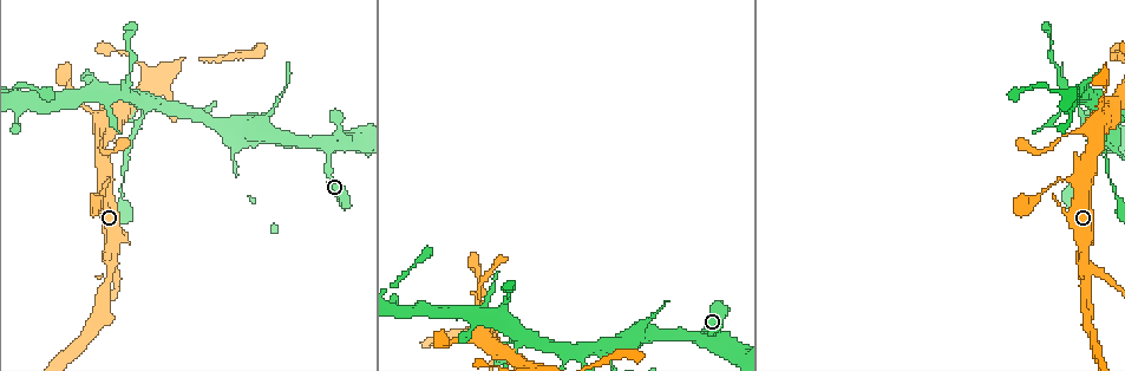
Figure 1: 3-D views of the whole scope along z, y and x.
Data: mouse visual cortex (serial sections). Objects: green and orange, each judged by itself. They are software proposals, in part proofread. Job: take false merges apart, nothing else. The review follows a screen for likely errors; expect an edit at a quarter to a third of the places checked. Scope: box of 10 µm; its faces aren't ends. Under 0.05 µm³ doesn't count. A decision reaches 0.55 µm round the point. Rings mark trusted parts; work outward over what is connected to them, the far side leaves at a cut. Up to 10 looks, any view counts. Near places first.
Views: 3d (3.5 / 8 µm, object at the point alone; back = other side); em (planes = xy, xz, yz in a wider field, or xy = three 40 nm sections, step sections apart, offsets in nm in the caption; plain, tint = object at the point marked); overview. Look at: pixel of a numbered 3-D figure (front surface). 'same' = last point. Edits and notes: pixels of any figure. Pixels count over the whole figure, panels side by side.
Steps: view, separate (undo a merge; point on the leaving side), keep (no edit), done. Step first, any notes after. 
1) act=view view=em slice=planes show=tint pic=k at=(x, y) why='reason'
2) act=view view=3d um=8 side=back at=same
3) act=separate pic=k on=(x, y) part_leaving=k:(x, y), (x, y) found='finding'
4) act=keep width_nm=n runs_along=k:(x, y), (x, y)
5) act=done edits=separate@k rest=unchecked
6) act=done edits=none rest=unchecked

act=view view=3d um=3.5 pic=1 at=(1078, 181) why='sharp bend'

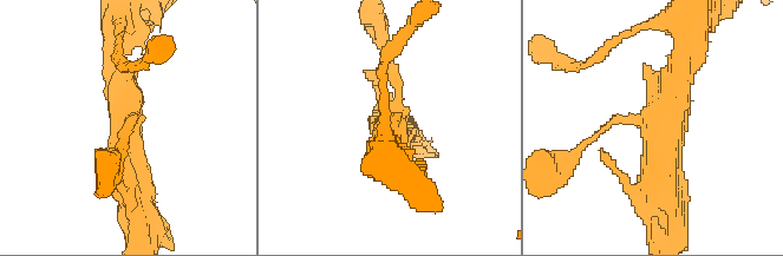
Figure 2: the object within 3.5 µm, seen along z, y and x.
act=view view=em slice=xy step=5 show=tint pic=2 at=(657, 119) why='need the tissue'

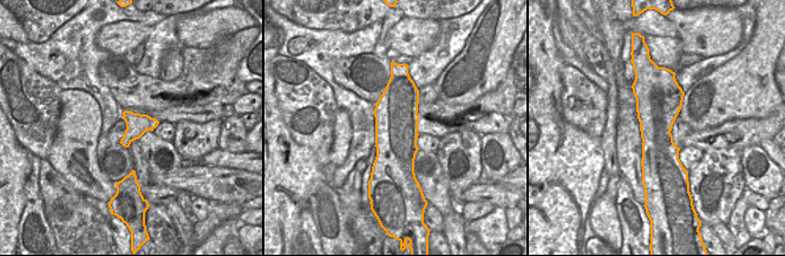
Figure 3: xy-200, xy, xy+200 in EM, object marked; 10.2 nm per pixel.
act=keep runs_along=2:(663, 197), (659, 106), (684, 52) found='all the same cell'

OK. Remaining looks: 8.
act=view view=3d um=3.5 pic=1 at=(114, 267)

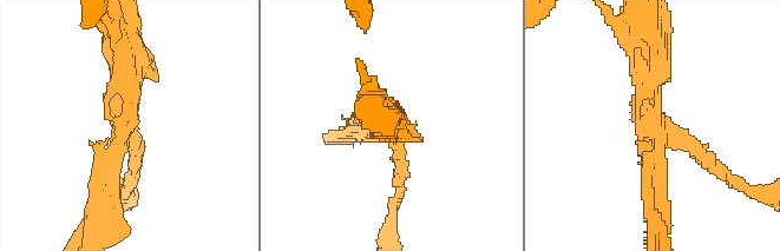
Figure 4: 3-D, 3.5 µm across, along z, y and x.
act=view view=em slice=xy step=3 show=plain pic=4 at=(654, 125) arms=3 arm_widths_nm=200,200,400

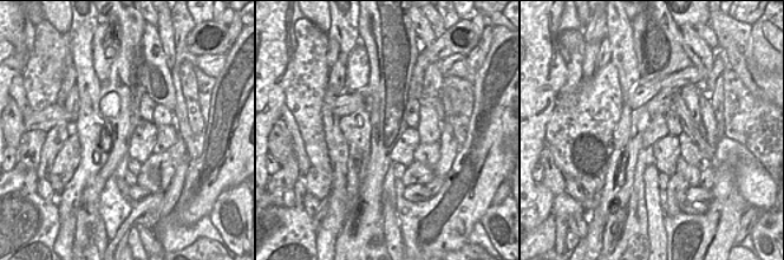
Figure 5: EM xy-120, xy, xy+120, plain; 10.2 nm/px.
act=view view=em slice=xy step=3 show=tint at=same

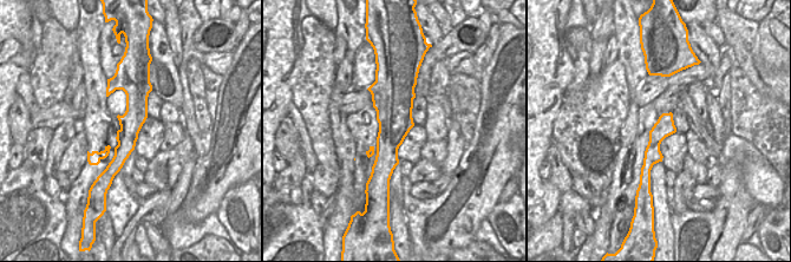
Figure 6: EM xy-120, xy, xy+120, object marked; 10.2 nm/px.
act=keep runs_along=4:(130, 46), (130, 116), (111, 198) found='all the same cell'

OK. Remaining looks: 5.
act=view view=3d um=8 pic=1 at=(1108, 137) why='four-way junction'

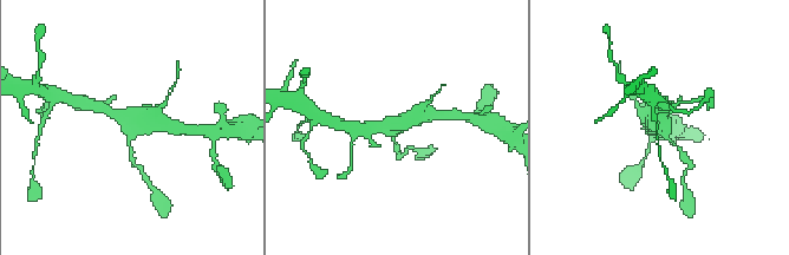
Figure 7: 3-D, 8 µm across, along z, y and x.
act=view view=3d um=3.5 at=same

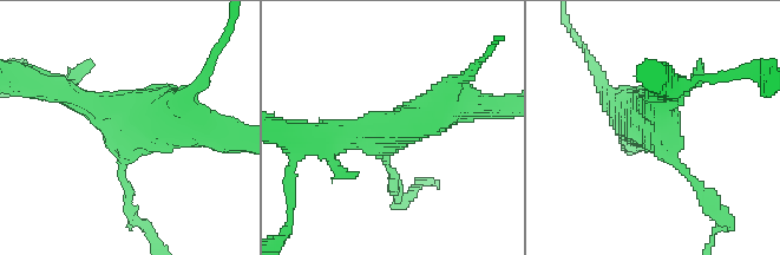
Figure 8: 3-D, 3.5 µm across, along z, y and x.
act=view view=em slice=xy step=1 show=tint pic=8 at=(132, 131)

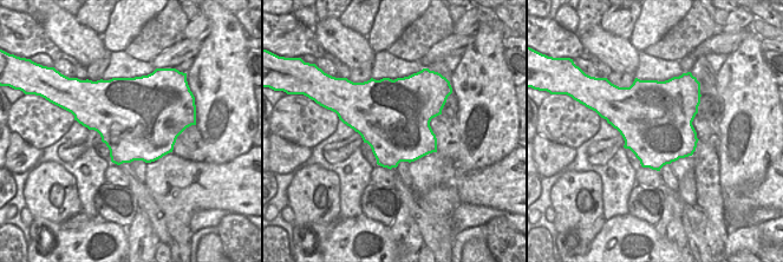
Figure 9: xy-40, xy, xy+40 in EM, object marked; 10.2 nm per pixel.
act=keep arms=4 arm_widths_nm=150,300,300,400 runs_along=8:(210, 130), (61, 90) found='continuous, no second cell'

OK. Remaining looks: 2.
act=done edits=none rest=unchecked

